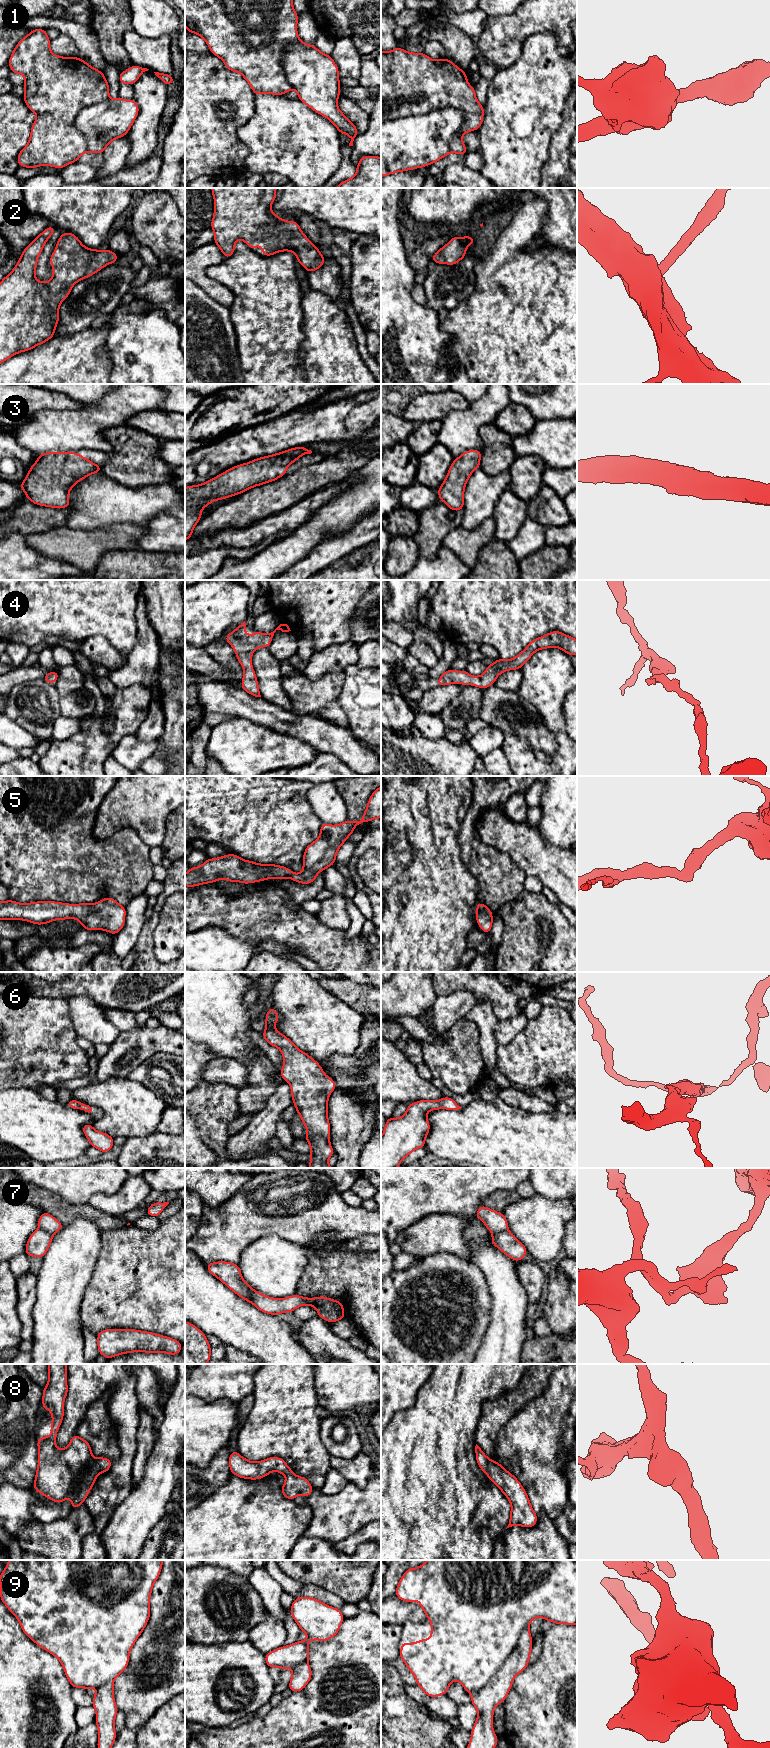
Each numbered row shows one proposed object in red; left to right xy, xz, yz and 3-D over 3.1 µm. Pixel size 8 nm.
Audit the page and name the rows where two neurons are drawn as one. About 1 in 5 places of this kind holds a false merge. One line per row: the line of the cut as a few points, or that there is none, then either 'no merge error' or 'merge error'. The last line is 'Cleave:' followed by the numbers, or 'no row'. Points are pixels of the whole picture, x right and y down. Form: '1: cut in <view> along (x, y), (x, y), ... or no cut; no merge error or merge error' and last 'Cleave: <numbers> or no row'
1: cut in yz along (464, 115), (458, 109), (443, 107), (381, 121); merge error
2: no cut; no merge error
3: no cut; no merge error
4: no cut; no merge error
5: no cut; no merge error
6: no cut; no merge error
7: no cut; no merge error
8: no cut; no merge error
9: no cut; no merge error
Cleave: 1

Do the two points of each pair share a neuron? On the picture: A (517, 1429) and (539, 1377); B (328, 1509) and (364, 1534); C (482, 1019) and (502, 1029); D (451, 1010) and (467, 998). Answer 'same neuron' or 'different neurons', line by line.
A: different neurons
B: different neurons
C: different neurons
D: same neuron

